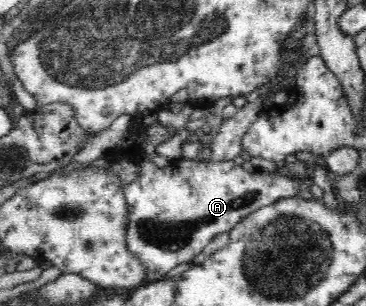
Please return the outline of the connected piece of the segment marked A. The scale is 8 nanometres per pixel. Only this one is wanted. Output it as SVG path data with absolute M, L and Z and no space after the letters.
M143 155L138 178L124 188L129 206L127 243L148 267L148 282L157 282L178 264L191 263L221 232L229 232L243 218L271 206L283 198L309 190L302 180L276 172L247 172L233 160L211 163L180 158L165 168L157 168Z

